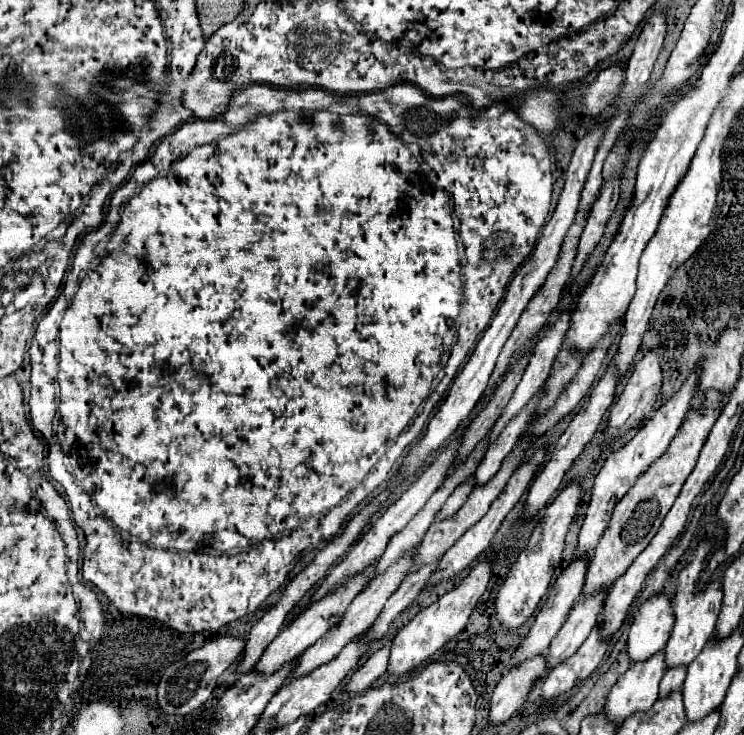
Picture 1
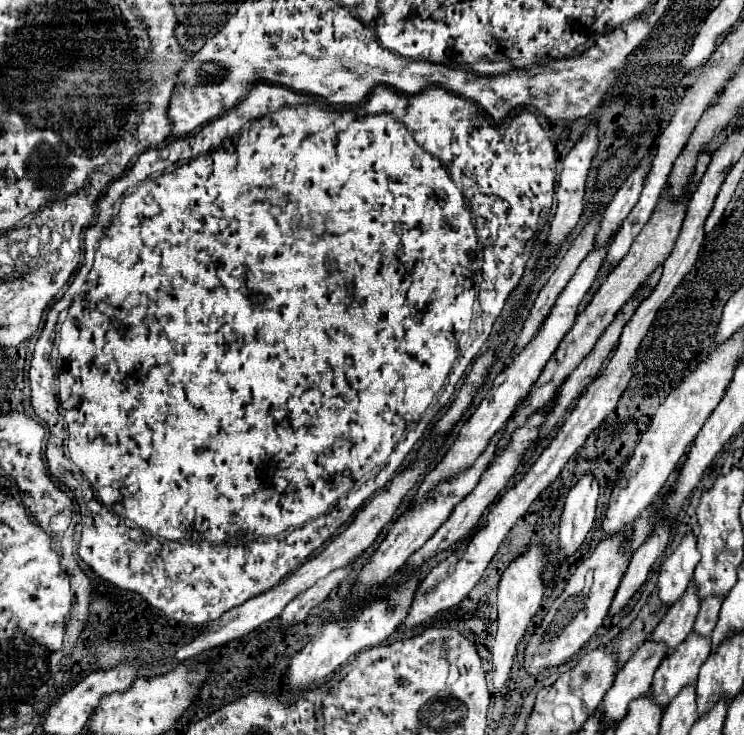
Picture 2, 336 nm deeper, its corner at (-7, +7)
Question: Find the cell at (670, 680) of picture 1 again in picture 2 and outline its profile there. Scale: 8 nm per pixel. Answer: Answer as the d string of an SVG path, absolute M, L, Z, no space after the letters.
M708 596L702 600L700 604L700 612L696 616L696 624L694 624L694 632L698 632L700 636L710 636L716 622L718 622L718 612L722 606L722 596Z

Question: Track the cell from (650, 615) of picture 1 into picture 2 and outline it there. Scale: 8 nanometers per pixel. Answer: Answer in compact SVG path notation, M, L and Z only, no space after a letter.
M686 532L676 552L668 556L660 568L658 594L664 604L672 606L686 592L698 562L700 562L700 552L696 548L696 536L694 532Z

